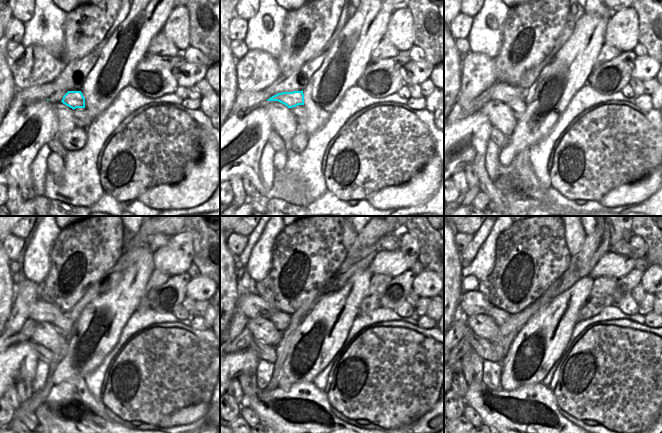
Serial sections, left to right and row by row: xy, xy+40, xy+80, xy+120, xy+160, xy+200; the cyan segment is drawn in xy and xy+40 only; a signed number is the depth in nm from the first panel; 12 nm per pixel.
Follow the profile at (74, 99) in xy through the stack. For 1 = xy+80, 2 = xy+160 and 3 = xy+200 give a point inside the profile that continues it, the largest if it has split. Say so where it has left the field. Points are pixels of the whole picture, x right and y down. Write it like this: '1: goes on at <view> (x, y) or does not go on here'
1: goes on at xy+80 (503, 92)
2: goes on at xy+160 (253, 306)
3: goes on at xy+200 (471, 303)

